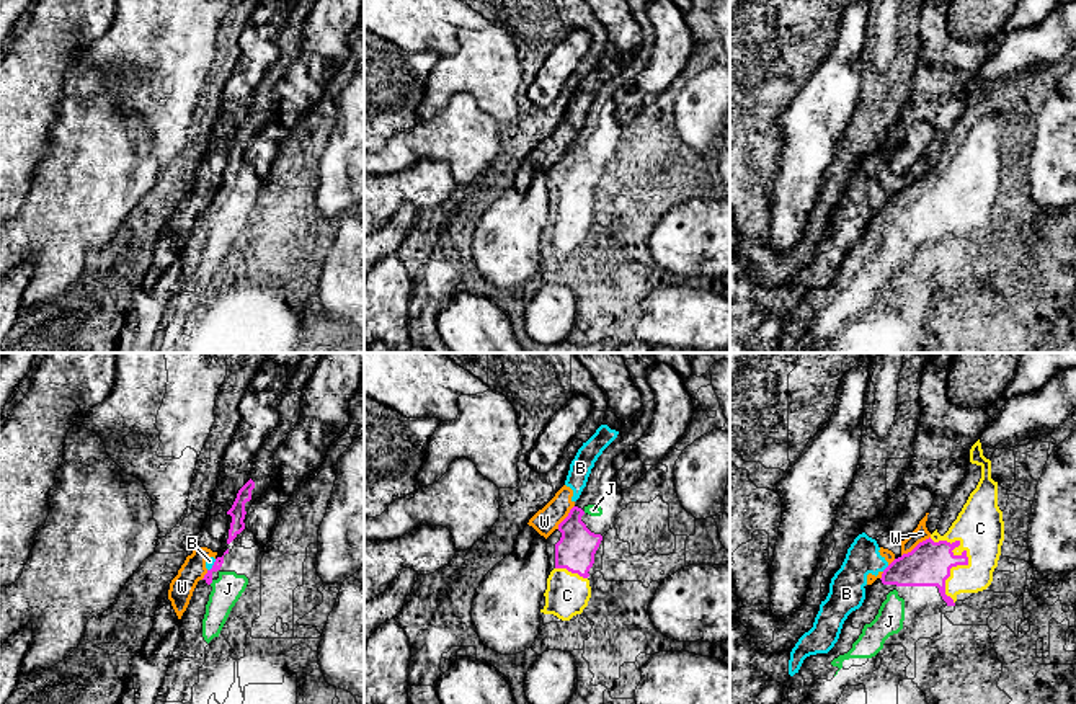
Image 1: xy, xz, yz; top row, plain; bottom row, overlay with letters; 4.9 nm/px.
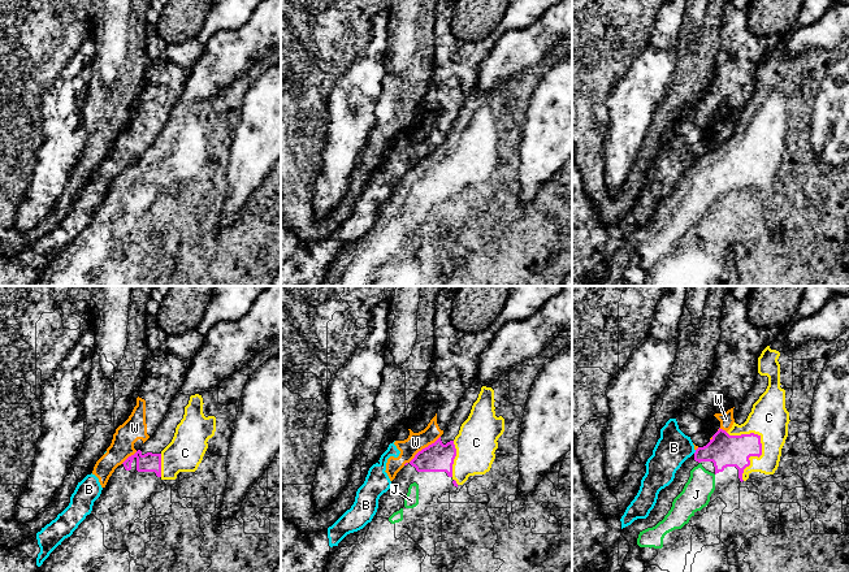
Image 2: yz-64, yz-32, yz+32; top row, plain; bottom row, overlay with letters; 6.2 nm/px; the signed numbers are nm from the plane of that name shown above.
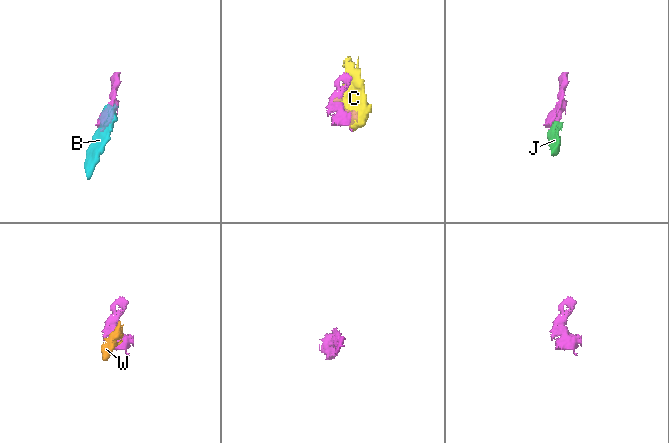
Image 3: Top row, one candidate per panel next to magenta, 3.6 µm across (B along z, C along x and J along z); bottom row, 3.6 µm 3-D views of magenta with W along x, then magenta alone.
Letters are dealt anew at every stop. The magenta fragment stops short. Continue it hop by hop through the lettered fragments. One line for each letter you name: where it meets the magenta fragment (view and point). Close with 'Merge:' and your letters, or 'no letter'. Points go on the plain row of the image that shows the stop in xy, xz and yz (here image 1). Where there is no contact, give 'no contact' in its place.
C: meets magenta in yz at (967, 191)
J: meets magenta in xy at (211, 216)
Merge: C, J

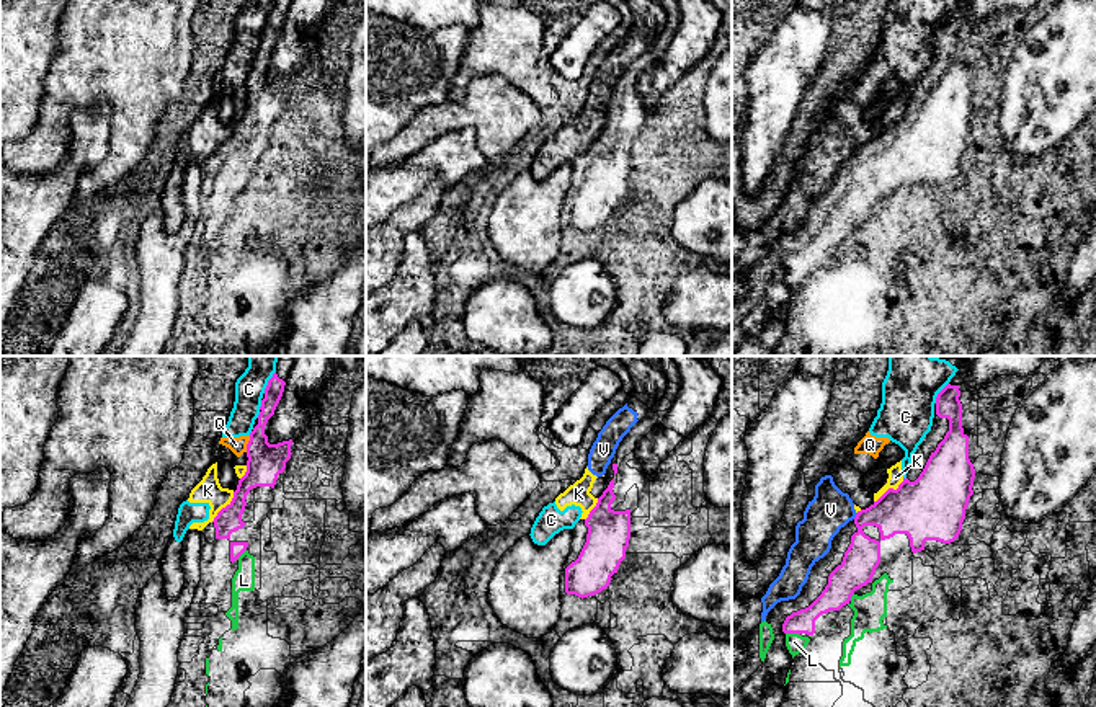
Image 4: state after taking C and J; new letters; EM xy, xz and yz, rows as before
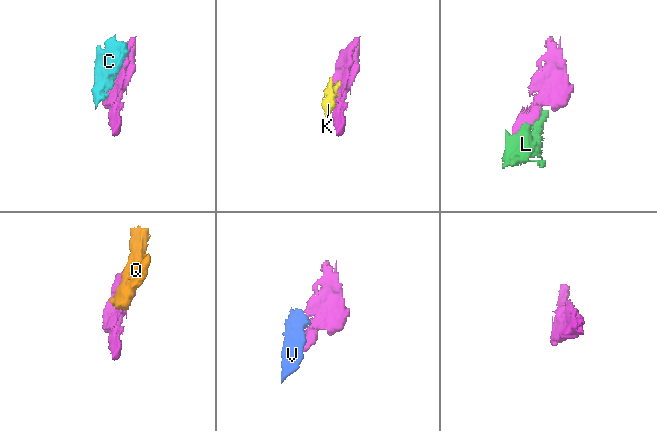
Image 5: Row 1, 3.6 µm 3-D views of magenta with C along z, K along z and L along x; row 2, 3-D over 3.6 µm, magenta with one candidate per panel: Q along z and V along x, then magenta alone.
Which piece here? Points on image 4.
L: meets magenta in yz at (793, 266)
Merge: L

